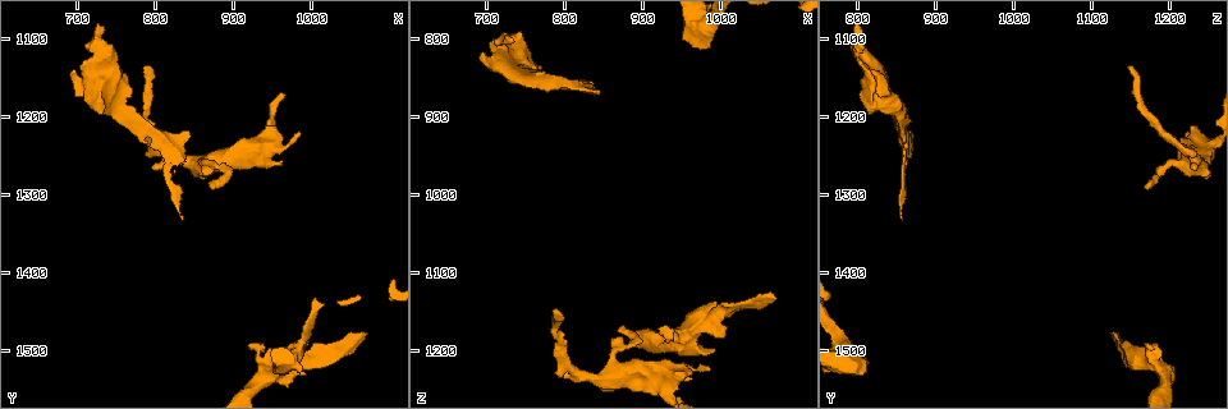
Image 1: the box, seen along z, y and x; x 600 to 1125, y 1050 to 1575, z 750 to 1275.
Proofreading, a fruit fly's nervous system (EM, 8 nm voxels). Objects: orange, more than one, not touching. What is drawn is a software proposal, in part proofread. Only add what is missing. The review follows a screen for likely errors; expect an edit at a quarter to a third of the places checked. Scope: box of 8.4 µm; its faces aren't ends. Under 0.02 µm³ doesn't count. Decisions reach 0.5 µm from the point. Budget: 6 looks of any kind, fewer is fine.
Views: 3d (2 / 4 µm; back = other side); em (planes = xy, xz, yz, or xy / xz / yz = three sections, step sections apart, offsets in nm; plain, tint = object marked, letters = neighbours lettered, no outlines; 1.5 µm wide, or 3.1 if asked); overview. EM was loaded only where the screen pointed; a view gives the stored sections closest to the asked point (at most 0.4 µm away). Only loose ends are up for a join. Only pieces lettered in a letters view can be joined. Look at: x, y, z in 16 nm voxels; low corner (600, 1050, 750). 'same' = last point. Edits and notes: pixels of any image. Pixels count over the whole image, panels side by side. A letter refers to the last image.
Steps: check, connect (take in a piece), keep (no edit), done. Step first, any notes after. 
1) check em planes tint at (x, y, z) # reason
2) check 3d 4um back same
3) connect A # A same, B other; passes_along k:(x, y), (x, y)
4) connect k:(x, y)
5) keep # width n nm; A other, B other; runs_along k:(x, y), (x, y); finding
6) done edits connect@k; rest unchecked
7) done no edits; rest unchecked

check em planes letters at (985, 1220, 1225) # free end

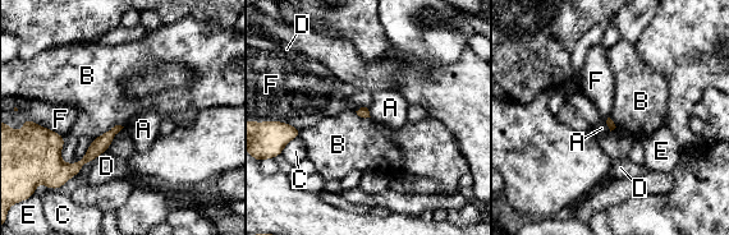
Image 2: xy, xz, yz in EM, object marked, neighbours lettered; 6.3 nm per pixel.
keep # A other, B other, C other, D other, E other, F other; runs_along 2:(114, 130), (77, 166), (58, 160), (47, 133); none of them fits

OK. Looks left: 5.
check 3d 4um at (790, 1135, 1145) # tapers out

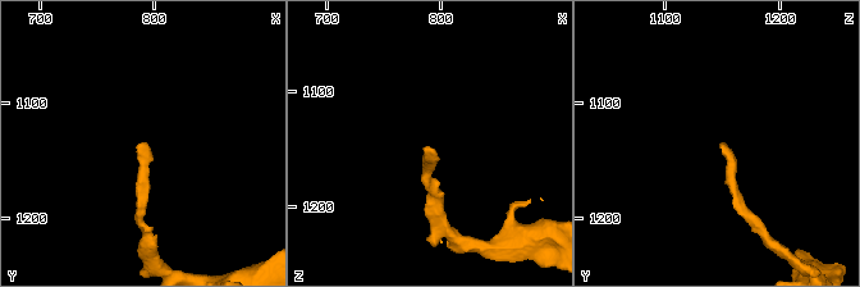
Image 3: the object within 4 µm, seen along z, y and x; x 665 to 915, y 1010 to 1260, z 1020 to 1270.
check em xy step 8 tint at (788, 1136, 1148)

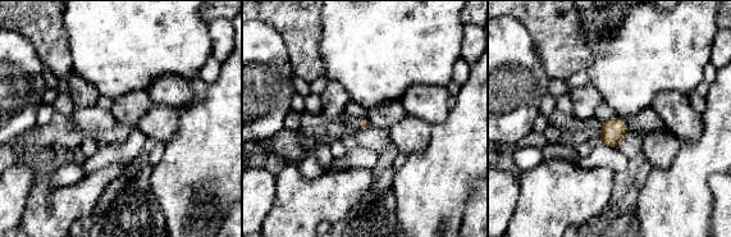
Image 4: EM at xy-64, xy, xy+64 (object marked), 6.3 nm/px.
check em planes letters same

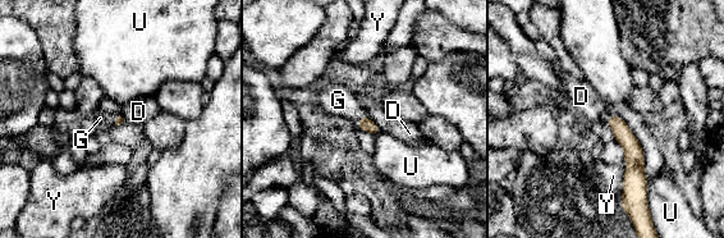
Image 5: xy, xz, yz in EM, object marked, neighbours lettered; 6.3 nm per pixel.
connect G # D other, G same, U other, Y other; passes_along 5:(365, 123), (361, 118), (338, 100); the neuron continues

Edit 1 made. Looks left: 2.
check overview # redraw

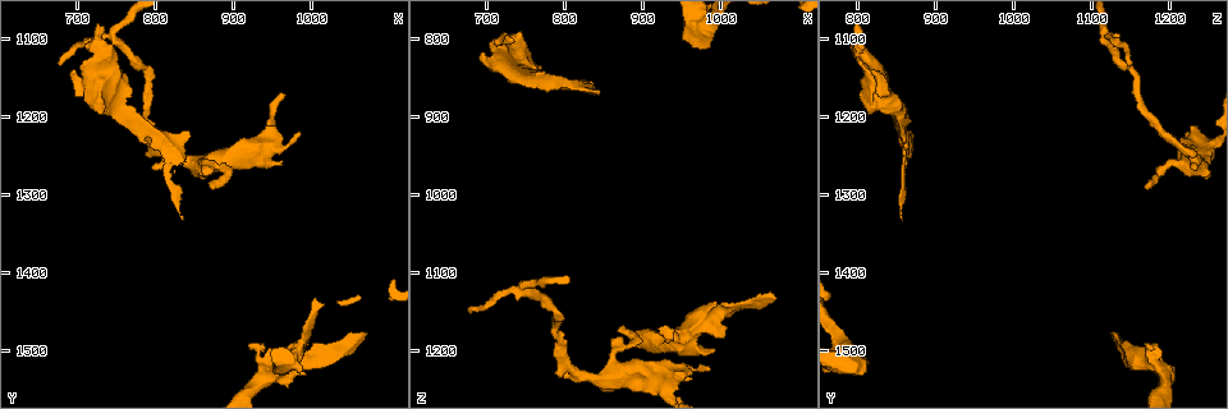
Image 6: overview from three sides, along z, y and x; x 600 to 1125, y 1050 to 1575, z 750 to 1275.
check em planes letters at (770, 1165, 835) # free end

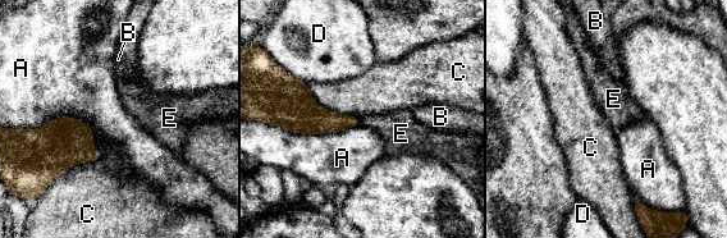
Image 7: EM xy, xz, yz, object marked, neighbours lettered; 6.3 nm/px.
keep # A other, B other, C other, D other, E other; border 7:(307, 85), (320, 105), (357, 117); no lettered piece goes on from it

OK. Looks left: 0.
done edits connect@5; rest unchecked

